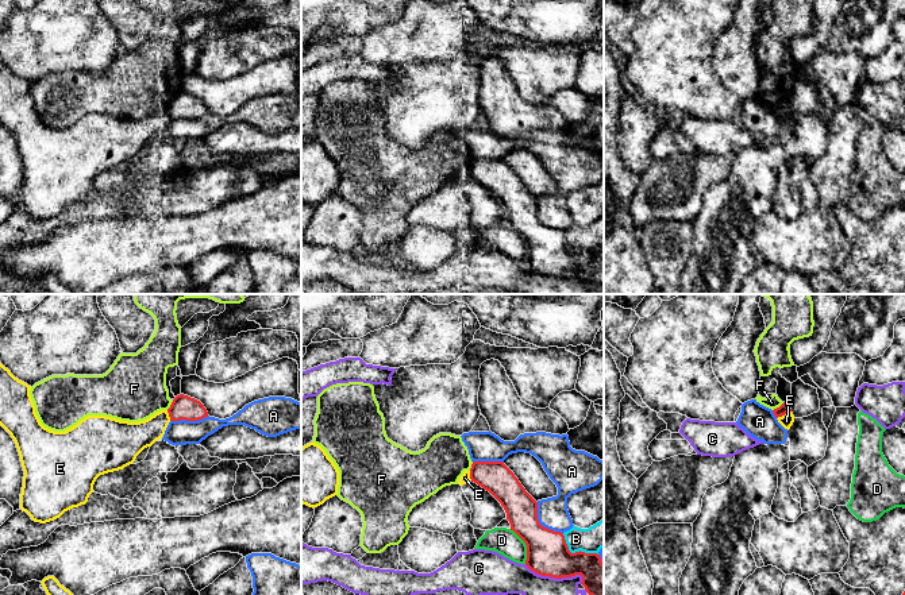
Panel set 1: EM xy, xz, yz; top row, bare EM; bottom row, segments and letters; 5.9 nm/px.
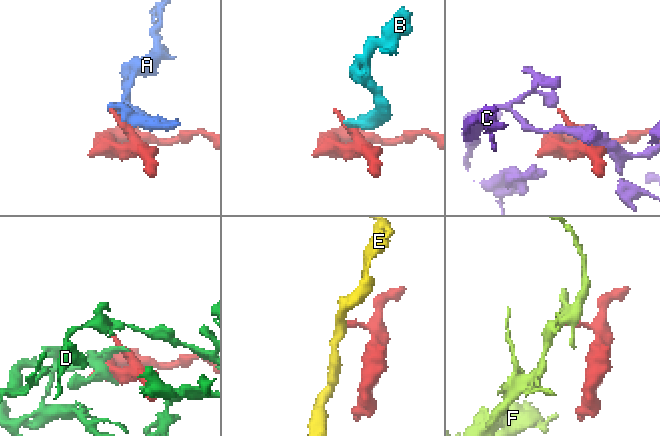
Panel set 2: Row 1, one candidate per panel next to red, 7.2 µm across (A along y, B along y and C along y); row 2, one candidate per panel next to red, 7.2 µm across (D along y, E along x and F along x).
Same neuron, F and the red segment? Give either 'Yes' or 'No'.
No

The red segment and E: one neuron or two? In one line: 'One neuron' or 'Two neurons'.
Two neurons

